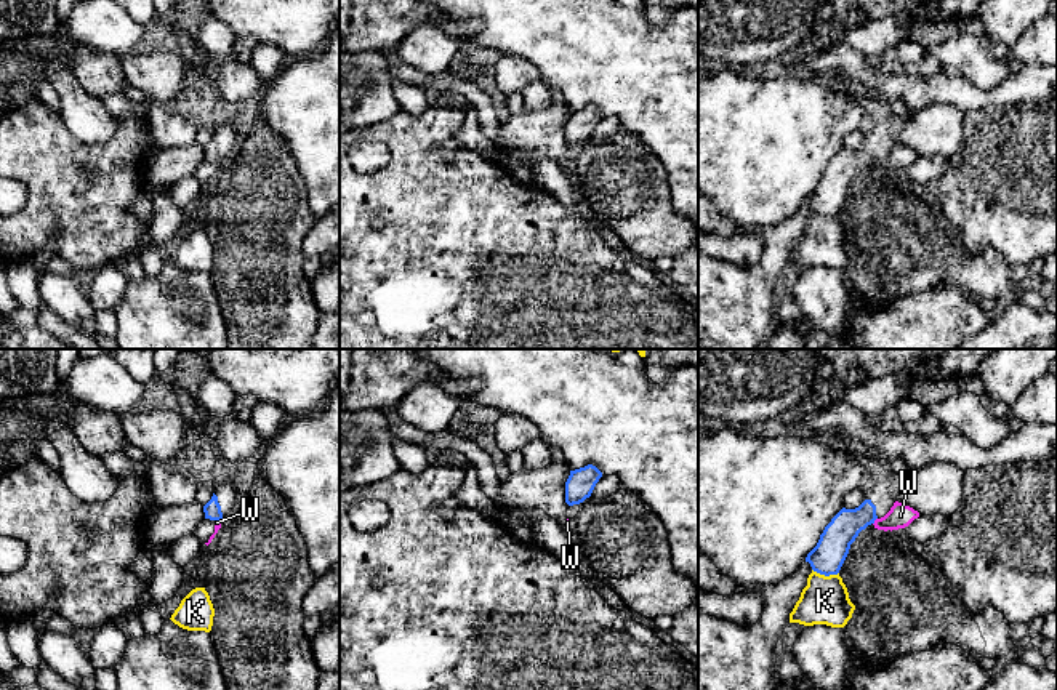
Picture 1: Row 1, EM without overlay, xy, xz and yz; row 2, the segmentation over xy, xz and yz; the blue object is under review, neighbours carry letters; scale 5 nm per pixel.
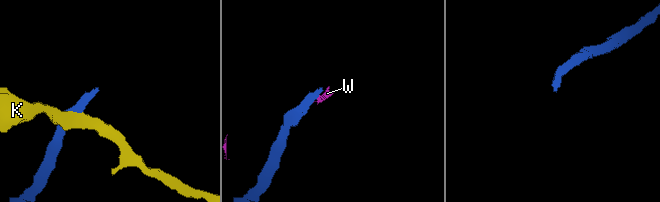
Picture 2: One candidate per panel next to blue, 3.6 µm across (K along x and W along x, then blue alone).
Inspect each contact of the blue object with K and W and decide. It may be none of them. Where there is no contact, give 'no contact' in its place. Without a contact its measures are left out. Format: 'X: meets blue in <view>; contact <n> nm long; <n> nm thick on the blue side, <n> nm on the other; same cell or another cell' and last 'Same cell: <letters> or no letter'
K: meets blue in yz; contact 140 nm long; 170 nm thick on the blue side, 240 nm on the other; another cell
W: meets blue in yz; contact 40 nm long; 160 nm thick on the blue side, 120 nm on the other; another cell
Same cell: no letter

